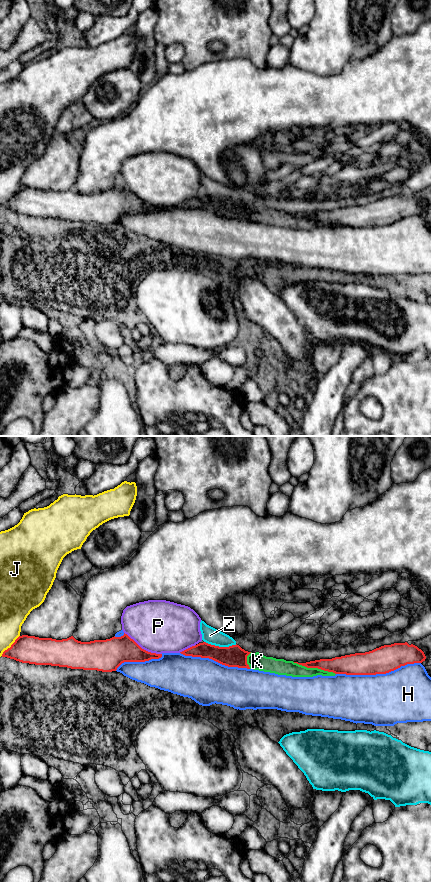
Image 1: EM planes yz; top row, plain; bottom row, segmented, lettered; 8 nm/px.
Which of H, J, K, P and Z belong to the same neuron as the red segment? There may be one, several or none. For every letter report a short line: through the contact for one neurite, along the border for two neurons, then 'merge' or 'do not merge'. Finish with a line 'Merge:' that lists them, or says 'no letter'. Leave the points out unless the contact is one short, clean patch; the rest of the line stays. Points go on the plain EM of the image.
H: do not merge
J: do not merge
K: do not merge
P: do not merge
Z: yz (204, 193), (219, 198), (236, 196) | do not merge
Merge: no letter

